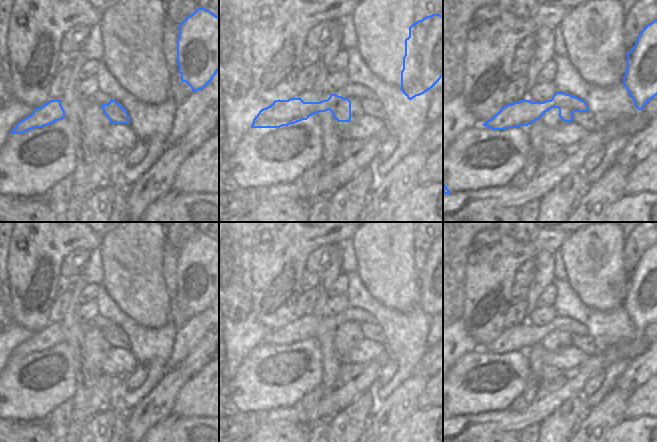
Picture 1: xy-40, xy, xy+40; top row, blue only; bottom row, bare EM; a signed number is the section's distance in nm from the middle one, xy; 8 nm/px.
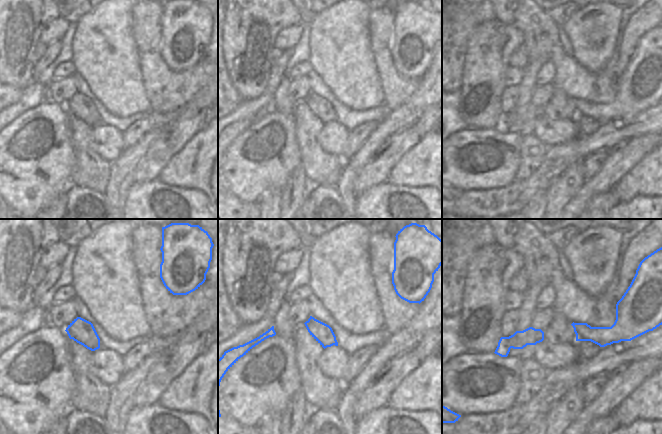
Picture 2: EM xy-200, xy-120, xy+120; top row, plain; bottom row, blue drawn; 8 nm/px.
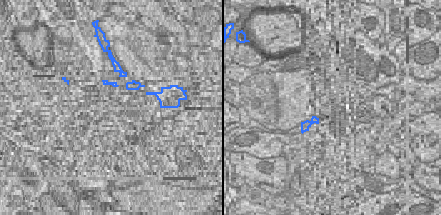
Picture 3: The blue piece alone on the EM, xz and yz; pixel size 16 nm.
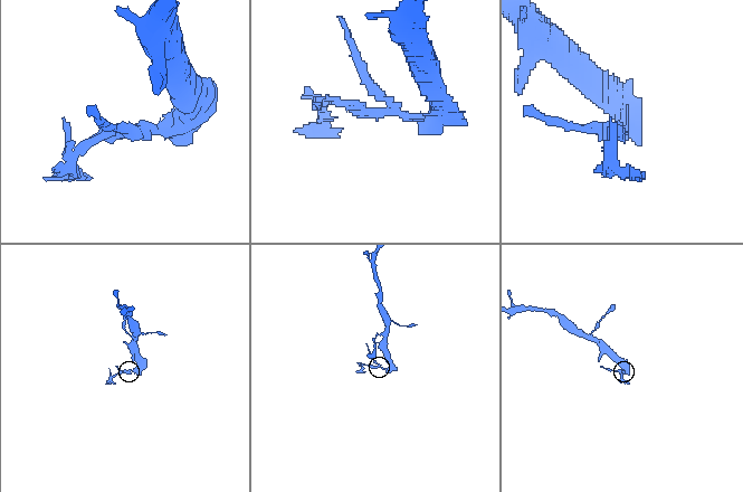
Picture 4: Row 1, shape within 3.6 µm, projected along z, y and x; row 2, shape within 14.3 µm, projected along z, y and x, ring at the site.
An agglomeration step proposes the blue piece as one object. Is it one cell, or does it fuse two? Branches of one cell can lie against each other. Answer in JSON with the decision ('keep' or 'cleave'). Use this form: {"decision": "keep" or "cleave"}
{"decision": "cleave"}

